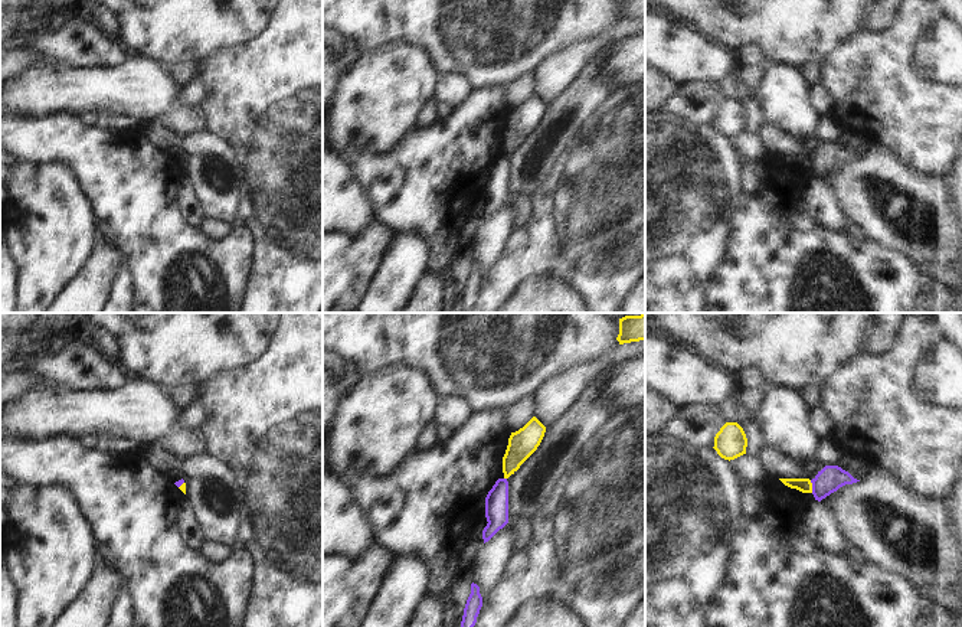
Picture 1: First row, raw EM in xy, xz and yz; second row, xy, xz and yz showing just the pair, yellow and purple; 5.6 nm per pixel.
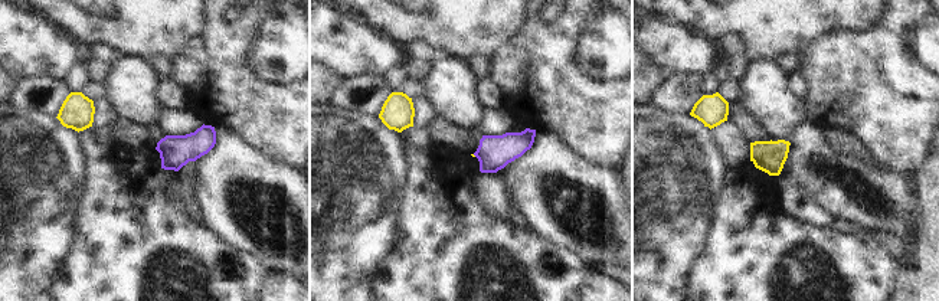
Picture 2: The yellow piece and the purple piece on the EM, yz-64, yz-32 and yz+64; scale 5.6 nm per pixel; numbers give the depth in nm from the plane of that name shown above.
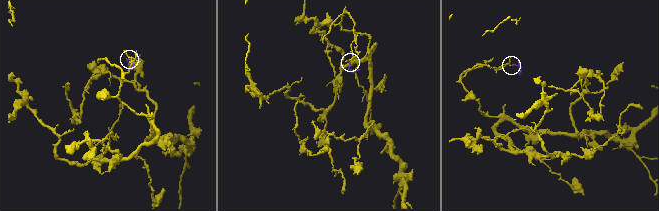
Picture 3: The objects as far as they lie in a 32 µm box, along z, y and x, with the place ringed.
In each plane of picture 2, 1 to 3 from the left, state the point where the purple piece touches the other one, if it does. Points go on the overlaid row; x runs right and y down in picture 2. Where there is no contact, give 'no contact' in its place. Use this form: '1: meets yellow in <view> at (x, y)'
1: no contact
2: no contact
3: no contact

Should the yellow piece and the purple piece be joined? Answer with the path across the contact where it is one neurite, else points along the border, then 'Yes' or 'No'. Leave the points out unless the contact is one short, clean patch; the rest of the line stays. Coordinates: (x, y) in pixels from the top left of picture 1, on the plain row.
Boundary: yz (810, 157), (812, 169). No.

